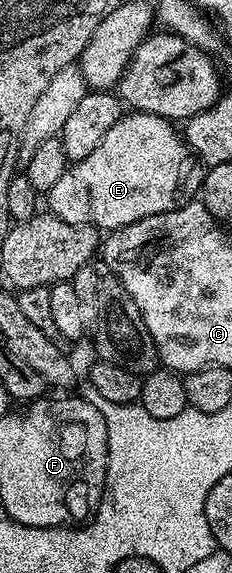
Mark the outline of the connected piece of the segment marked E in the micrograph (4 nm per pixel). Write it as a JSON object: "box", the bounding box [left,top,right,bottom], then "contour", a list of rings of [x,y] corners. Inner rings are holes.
{"box":[45,110,205,233],"contour":[[[132,110],[125,113],[101,137],[101,145],[89,153],[79,163],[71,163],[65,173],[61,173],[61,181],[53,185],[45,193],[46,210],[69,225],[85,225],[94,227],[103,233],[121,229],[125,225],[133,225],[133,221],[141,221],[147,215],[169,213],[173,209],[183,207],[192,202],[200,194],[205,174],[204,164],[198,155],[187,146],[182,134],[175,132],[176,124],[159,115],[150,115],[144,111]]]}

